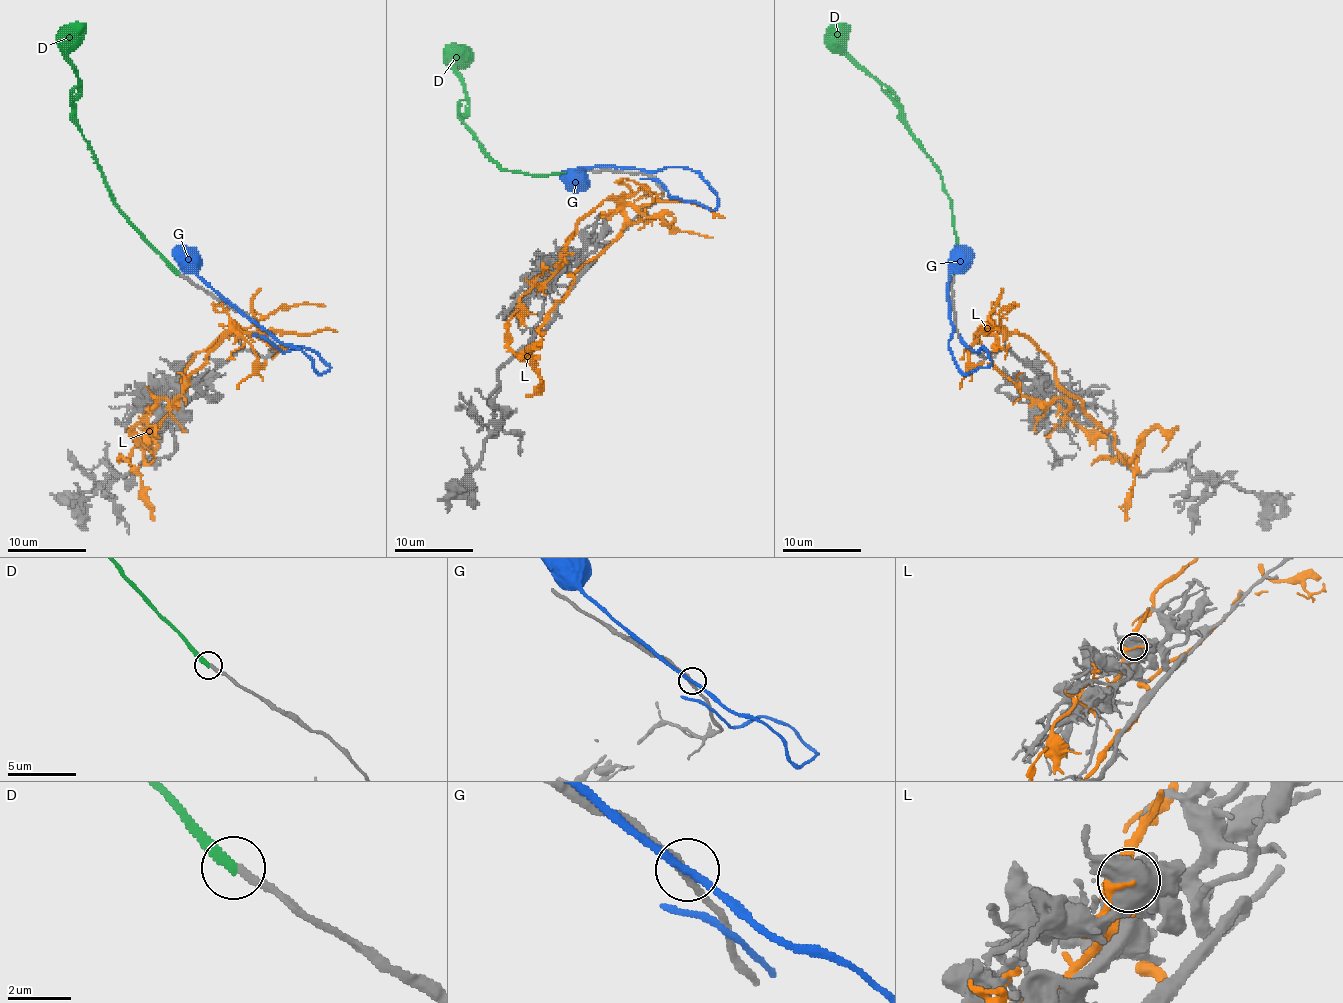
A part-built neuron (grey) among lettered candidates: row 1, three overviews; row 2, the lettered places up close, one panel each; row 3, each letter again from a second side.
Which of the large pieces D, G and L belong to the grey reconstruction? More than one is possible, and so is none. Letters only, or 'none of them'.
D

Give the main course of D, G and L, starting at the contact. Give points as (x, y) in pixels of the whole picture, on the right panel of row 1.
D: (954, 273), (956, 237), (952, 204), (934, 163), (915, 137), (905, 119), (903, 107), (848, 52), (830, 23)
G: (952, 326), (948, 345), (956, 365), (964, 373), (987, 367), (991, 359), (983, 347), (975, 351), (960, 334)
L: (1034, 402), (979, 341), (987, 328), (1019, 332), (1048, 359), (1127, 463), (1141, 448), (1127, 520)

